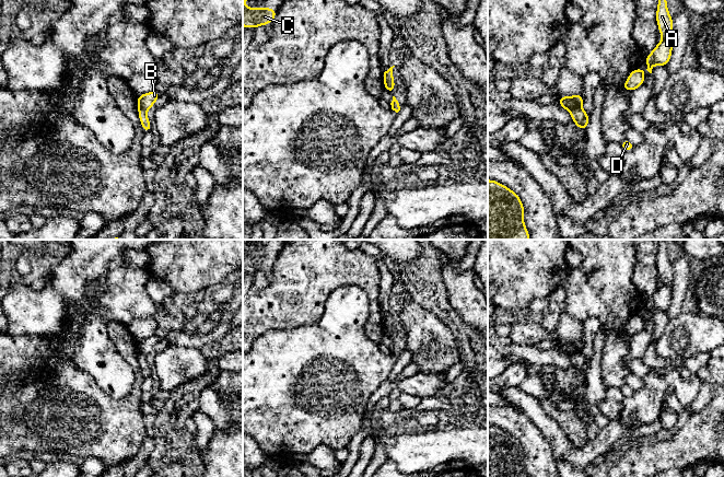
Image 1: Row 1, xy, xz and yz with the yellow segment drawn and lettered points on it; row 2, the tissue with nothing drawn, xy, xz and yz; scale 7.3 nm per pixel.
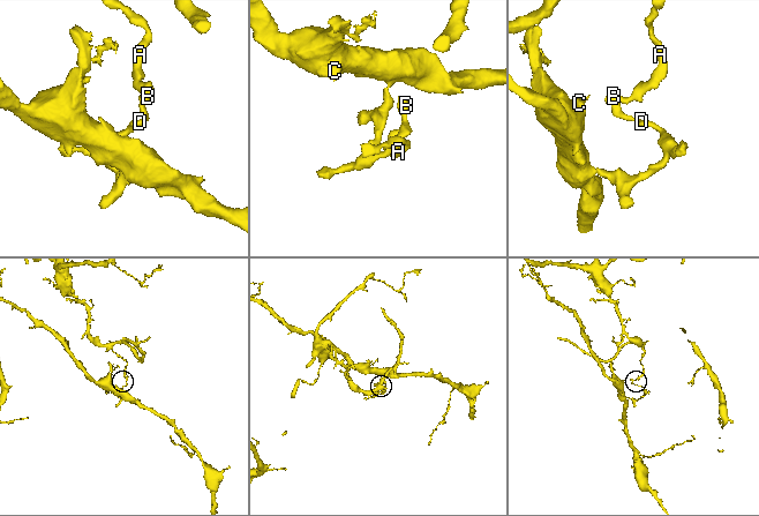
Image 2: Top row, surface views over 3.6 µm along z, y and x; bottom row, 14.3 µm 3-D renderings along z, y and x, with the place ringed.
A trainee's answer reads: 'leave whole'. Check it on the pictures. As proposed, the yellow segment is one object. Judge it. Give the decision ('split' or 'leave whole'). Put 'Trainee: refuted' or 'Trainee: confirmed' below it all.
split
Trainee: refuted

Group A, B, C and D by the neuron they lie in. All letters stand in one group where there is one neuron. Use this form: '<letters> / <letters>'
A B / C D

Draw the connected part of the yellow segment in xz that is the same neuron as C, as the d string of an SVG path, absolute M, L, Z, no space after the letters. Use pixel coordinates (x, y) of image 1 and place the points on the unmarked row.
M243 240L243 271L256 274L261 270L267 270L273 267L277 257L272 253L245 253L245 246L250 243L250 240Z

